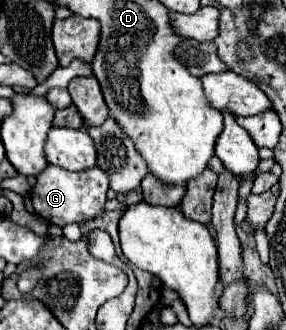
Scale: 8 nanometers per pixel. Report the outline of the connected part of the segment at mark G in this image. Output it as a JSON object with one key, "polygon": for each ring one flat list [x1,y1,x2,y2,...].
{"polygon":[[47,165,45,171,37,175,31,199,37,215,47,219,49,223,63,227,67,223,83,223,91,217,101,215,103,205,107,201,107,189,109,189,109,177,99,167,73,173,67,169,59,169,55,165]]}

